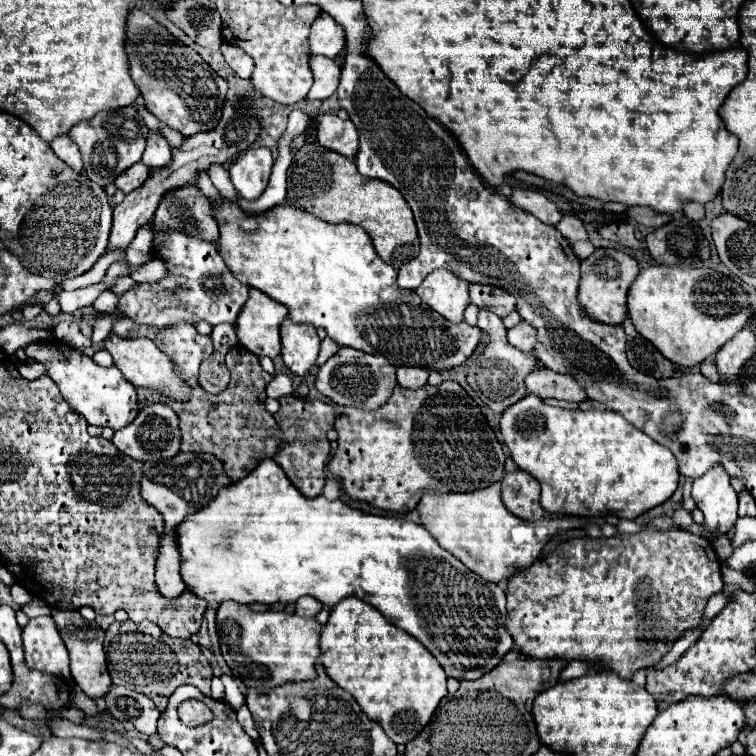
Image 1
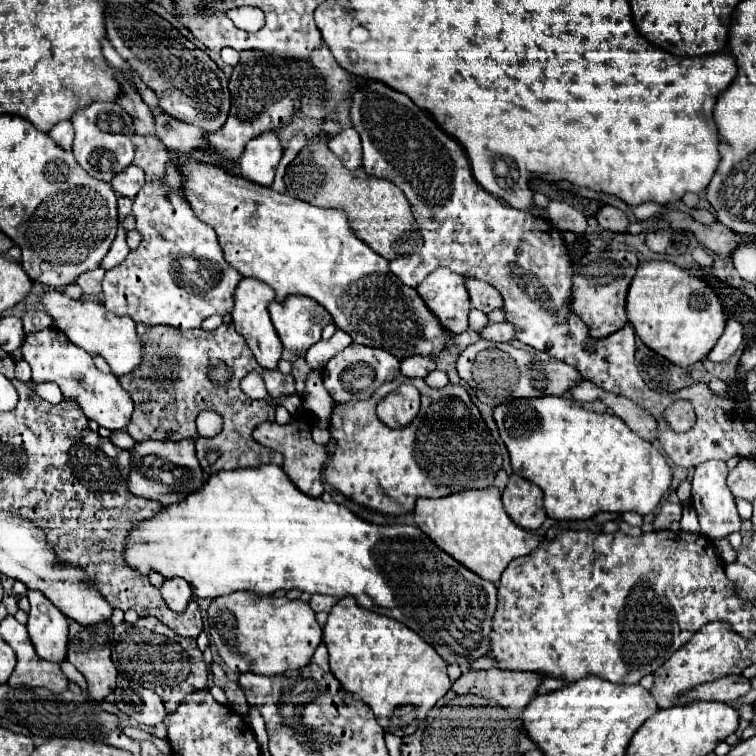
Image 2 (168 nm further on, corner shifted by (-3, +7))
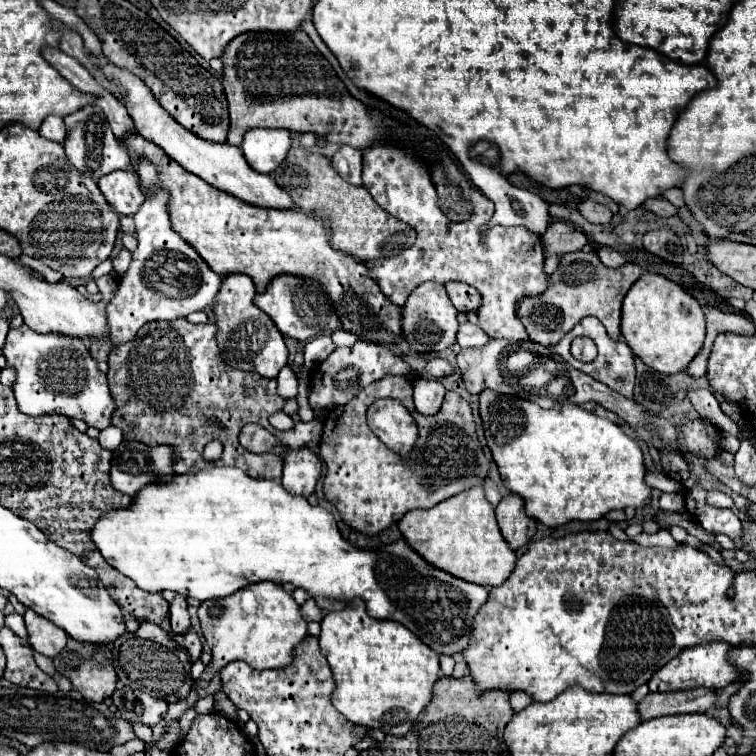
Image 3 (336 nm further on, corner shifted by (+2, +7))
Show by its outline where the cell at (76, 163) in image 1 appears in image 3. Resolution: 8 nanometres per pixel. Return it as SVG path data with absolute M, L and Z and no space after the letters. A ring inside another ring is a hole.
M48 116L48 118L44 118L44 122L42 122L42 126L40 126L38 132L44 138L54 140L54 142L60 142L60 144L66 138L66 126L64 126L64 122L62 122L60 116Z

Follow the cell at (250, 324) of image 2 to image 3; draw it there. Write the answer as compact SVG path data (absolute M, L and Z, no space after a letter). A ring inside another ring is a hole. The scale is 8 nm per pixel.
M224 276L222 286L218 290L218 298L212 306L214 312L214 324L216 324L216 342L220 348L220 358L244 372L256 372L264 378L276 378L280 368L288 364L288 348L284 344L282 332L276 328L276 324L268 318L266 312L262 312L258 306L254 306L252 298L256 294L254 282L248 276Z

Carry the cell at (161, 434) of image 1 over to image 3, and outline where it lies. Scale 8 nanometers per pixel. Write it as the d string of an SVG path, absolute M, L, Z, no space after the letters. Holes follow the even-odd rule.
M108 426L106 430L102 430L102 432L100 432L98 440L100 440L100 446L102 446L102 448L114 450L114 448L122 442L122 430L120 430L120 428L116 428L116 426Z

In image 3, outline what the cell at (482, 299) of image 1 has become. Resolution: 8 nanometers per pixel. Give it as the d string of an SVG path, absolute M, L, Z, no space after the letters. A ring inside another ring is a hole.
M446 282L446 292L454 304L454 308L458 312L470 312L470 310L478 310L480 306L480 294L476 288L466 286L464 282Z

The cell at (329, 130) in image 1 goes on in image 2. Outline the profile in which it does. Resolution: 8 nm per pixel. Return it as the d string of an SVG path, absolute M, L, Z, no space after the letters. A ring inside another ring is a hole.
M345 128L343 132L335 134L329 140L329 148L339 156L339 160L349 170L355 170L361 166L361 140L355 128Z

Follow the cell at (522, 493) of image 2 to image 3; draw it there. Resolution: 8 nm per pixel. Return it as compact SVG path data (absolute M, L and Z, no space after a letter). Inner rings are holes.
M510 494L500 500L496 508L496 520L504 540L514 552L532 542L536 532L536 520L526 516L524 500L518 494Z

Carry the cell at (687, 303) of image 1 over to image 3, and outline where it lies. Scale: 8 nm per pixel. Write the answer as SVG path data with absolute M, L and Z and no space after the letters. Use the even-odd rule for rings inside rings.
M644 274L628 290L622 302L620 332L632 352L660 374L686 370L690 360L700 352L706 334L706 320L700 304L672 280L660 274Z

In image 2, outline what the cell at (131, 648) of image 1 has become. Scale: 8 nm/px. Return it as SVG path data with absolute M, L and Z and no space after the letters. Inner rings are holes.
M139 618L135 624L121 622L113 626L111 654L119 674L137 686L155 690L161 696L167 712L175 712L179 702L189 692L207 688L209 672L203 652L197 648L197 642L193 638L175 634L157 618Z

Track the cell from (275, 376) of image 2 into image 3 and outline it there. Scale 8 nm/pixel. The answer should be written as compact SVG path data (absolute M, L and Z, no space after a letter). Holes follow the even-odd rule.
M178 318L170 322L150 322L138 330L132 342L114 346L108 354L108 384L116 404L112 424L124 432L126 440L136 440L146 446L172 446L172 470L176 474L184 474L202 464L214 464L236 466L258 480L280 480L284 458L272 452L254 454L244 450L238 442L242 426L250 422L260 424L270 430L284 448L298 450L308 442L320 442L322 422L312 420L310 430L282 432L272 428L268 424L268 416L282 410L286 402L276 394L276 380L228 368L218 356L214 336L216 326L212 322L196 326L186 318ZM208 418L224 424L226 428L218 430L218 426L208 426ZM210 440L220 440L224 444L222 458L216 462L206 462L202 456L202 450Z

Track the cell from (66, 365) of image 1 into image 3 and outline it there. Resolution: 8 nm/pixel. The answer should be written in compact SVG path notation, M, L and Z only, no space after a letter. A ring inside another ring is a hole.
M22 324L20 328L10 328L2 354L6 356L8 366L16 370L16 382L12 384L12 390L20 412L30 416L62 414L68 418L80 418L98 430L110 426L114 400L108 390L106 374L98 370L98 362L90 356L80 338L38 334Z

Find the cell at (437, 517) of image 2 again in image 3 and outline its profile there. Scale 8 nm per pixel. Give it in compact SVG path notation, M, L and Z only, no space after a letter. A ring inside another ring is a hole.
M482 486L464 490L430 510L406 512L398 522L398 530L412 550L422 554L426 562L480 586L500 586L512 574L516 564L516 554L502 538L494 518L494 506L484 498Z

